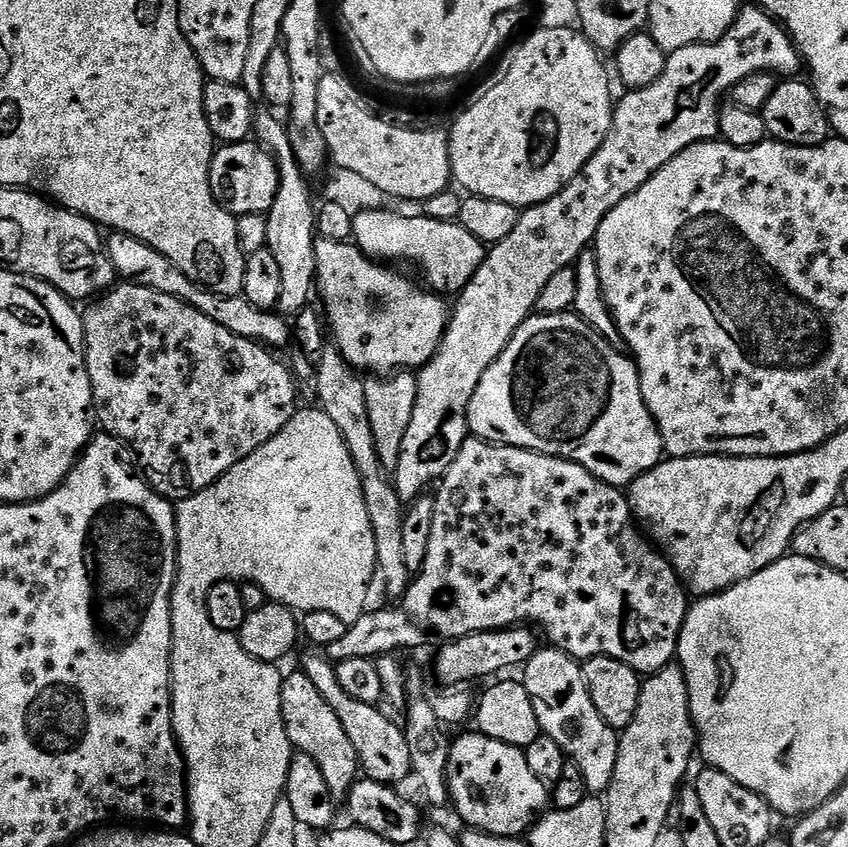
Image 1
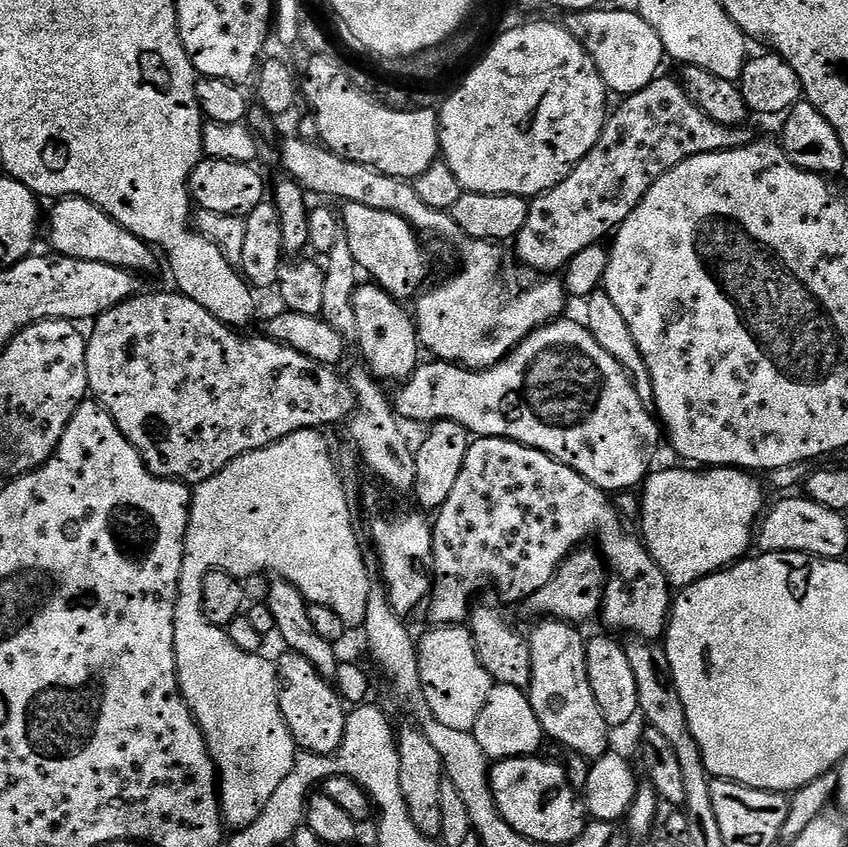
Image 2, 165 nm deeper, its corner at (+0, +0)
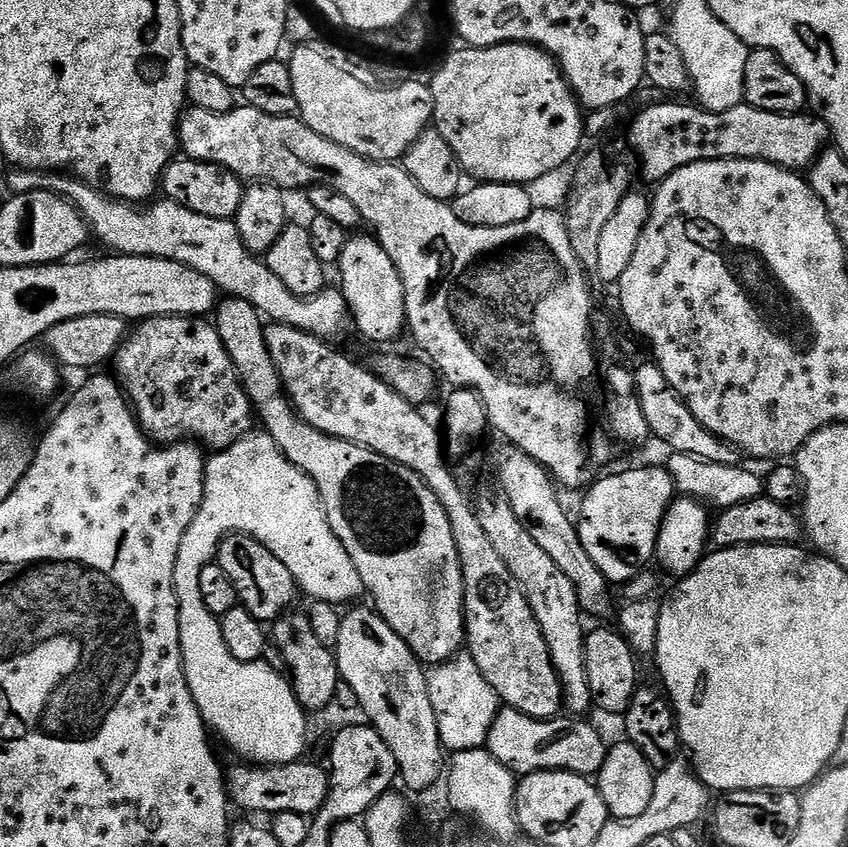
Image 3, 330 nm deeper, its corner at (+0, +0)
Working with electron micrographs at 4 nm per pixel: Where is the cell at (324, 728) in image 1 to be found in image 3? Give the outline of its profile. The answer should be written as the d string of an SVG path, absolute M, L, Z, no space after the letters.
M296 611L285 612L279 620L271 625L270 640L282 652L284 667L290 677L298 702L309 713L314 713L335 701L336 691L342 683L340 667L336 661L335 651L322 646L322 642L318 642L318 637L314 635L314 629L310 627L307 611Z

